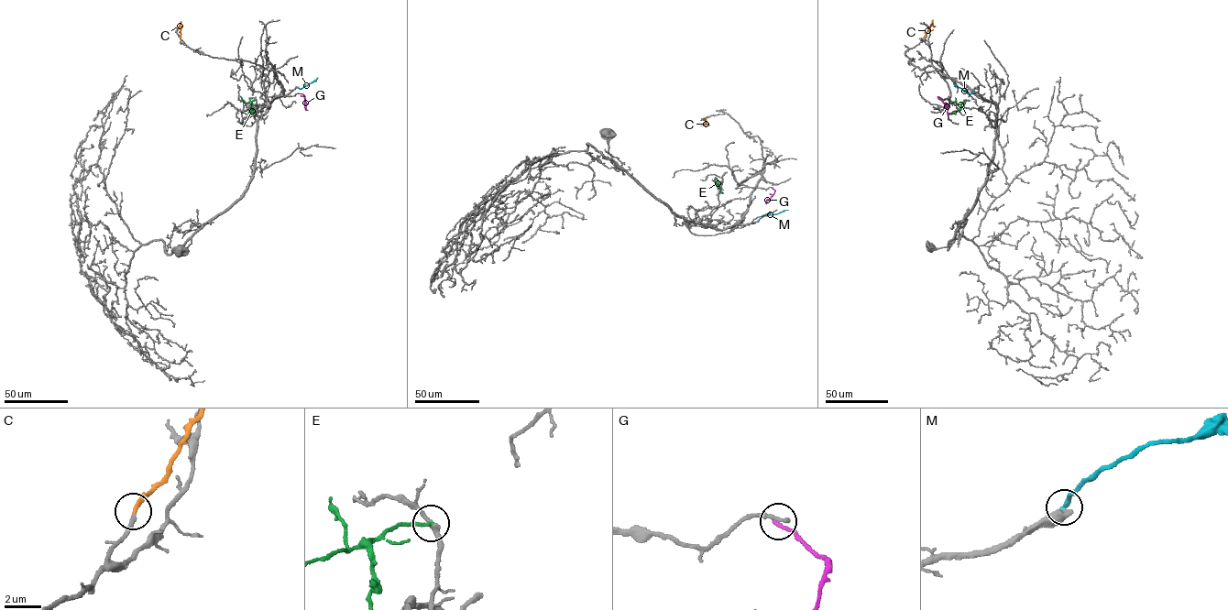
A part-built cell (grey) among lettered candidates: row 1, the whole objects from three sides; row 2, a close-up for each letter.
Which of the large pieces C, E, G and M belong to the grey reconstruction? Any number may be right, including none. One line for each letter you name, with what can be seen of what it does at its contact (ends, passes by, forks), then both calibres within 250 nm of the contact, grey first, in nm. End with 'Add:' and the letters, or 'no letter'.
C: It ends there. Thickness 220 nm (grey) against 240 nm
Add: C

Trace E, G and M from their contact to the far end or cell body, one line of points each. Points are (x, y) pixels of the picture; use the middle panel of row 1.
E: (722, 193), (718, 188), (718, 180), (719, 183)
G: (771, 187), (774, 193), (766, 203)
M: (758, 220), (788, 210)

